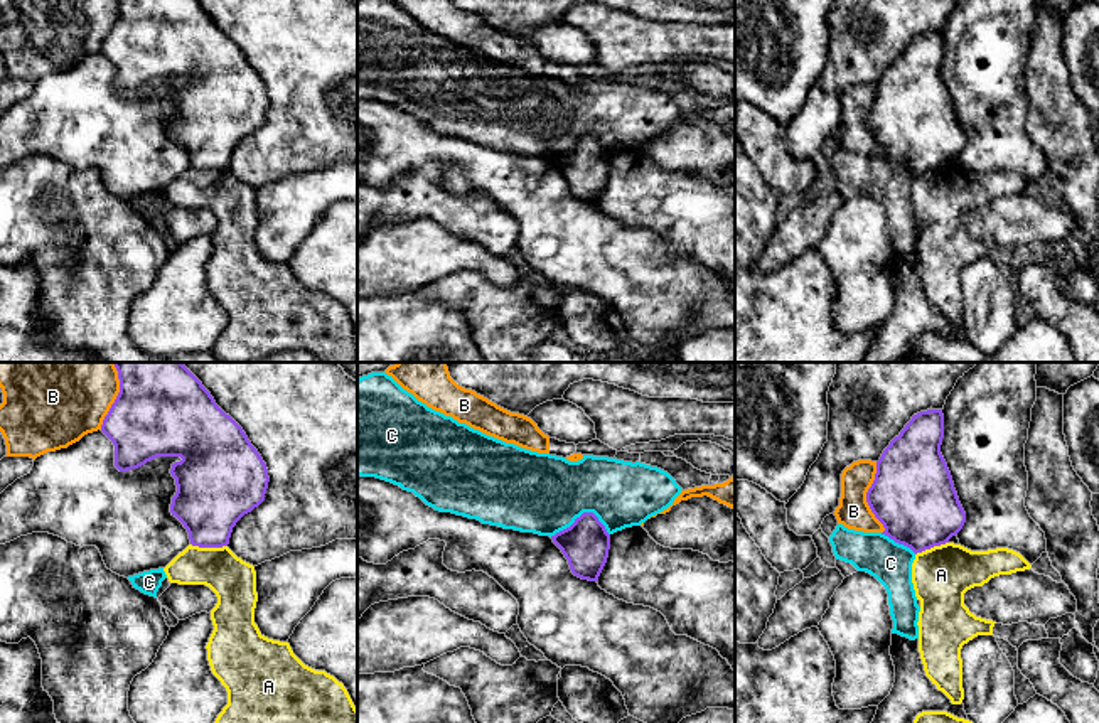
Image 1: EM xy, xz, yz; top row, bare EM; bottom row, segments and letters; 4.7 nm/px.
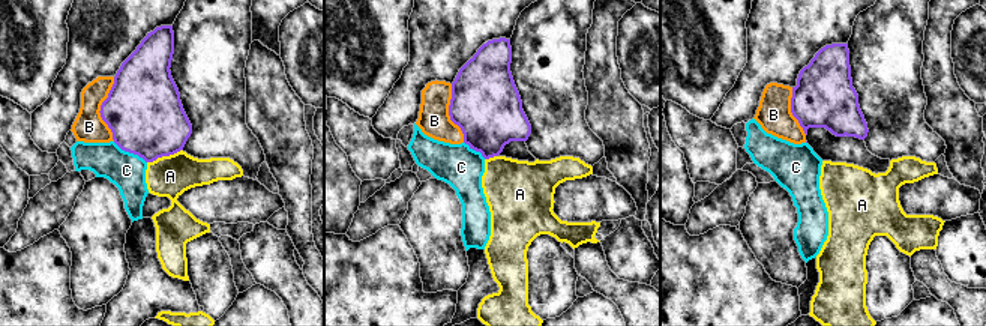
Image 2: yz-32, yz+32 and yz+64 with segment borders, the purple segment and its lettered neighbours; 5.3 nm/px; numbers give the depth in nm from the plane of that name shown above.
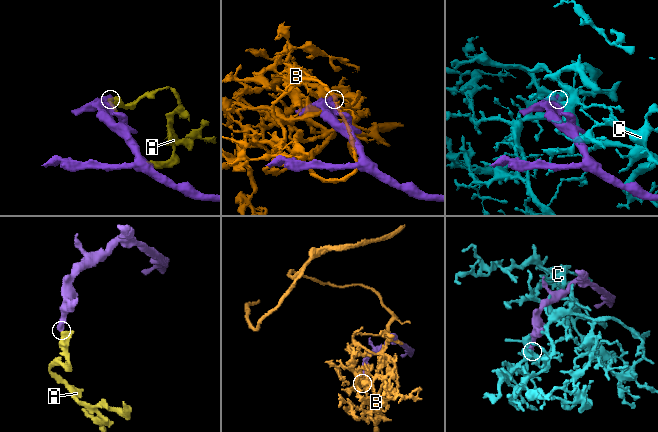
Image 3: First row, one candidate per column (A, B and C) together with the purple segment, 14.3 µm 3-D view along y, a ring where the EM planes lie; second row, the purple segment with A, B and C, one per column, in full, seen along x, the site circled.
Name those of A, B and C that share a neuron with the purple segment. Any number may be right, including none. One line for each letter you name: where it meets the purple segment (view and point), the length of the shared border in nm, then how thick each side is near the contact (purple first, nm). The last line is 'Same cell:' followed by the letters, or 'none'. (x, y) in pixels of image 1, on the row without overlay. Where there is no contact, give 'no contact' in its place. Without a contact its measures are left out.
Same cell: none

